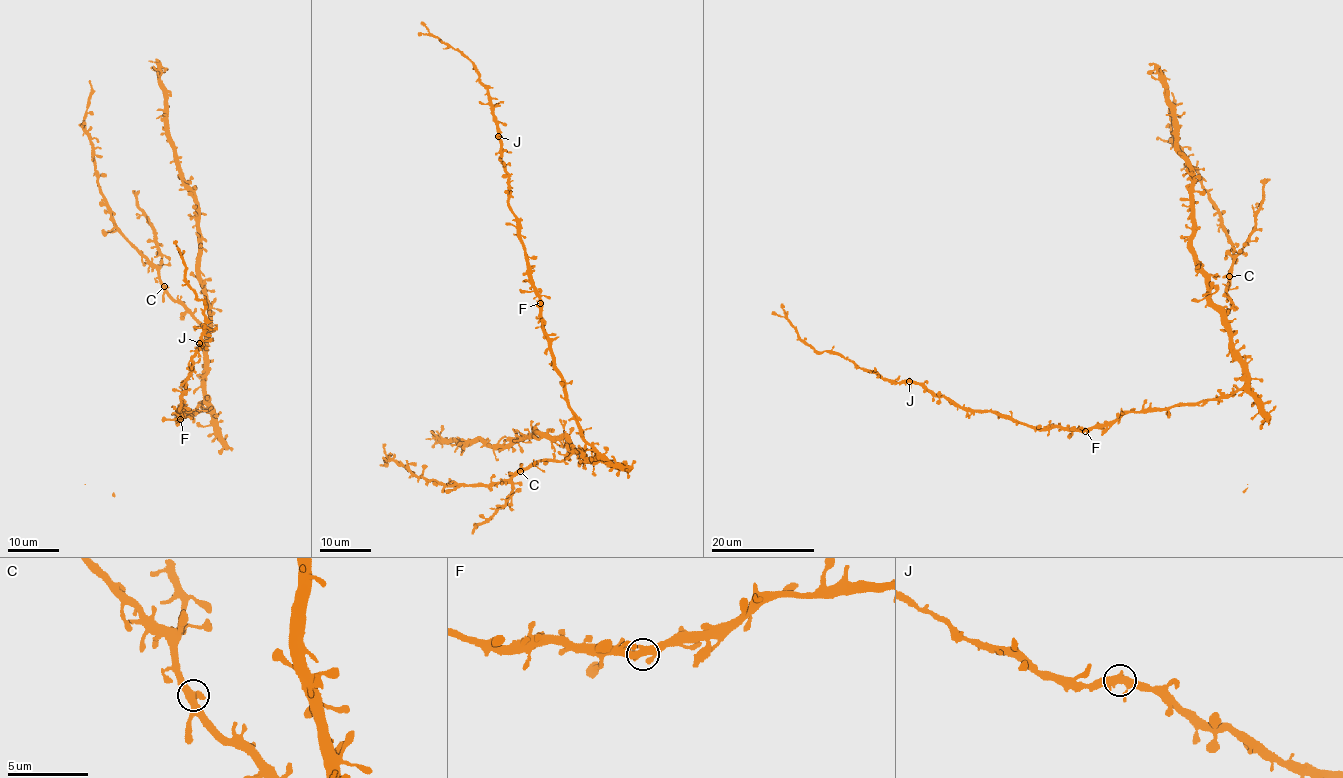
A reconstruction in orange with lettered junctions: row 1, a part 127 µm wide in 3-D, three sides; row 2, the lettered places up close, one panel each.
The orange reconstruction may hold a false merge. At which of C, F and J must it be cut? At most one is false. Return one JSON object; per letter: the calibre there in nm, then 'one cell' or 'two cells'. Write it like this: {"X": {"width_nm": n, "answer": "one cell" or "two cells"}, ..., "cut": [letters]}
{"C": {"width_nm": 440, "answer": "one cell"}, "F": {"width_nm": 400, "answer": "one cell"}, "J": {"width_nm": 440, "answer": "one cell"}, "cut": []}

